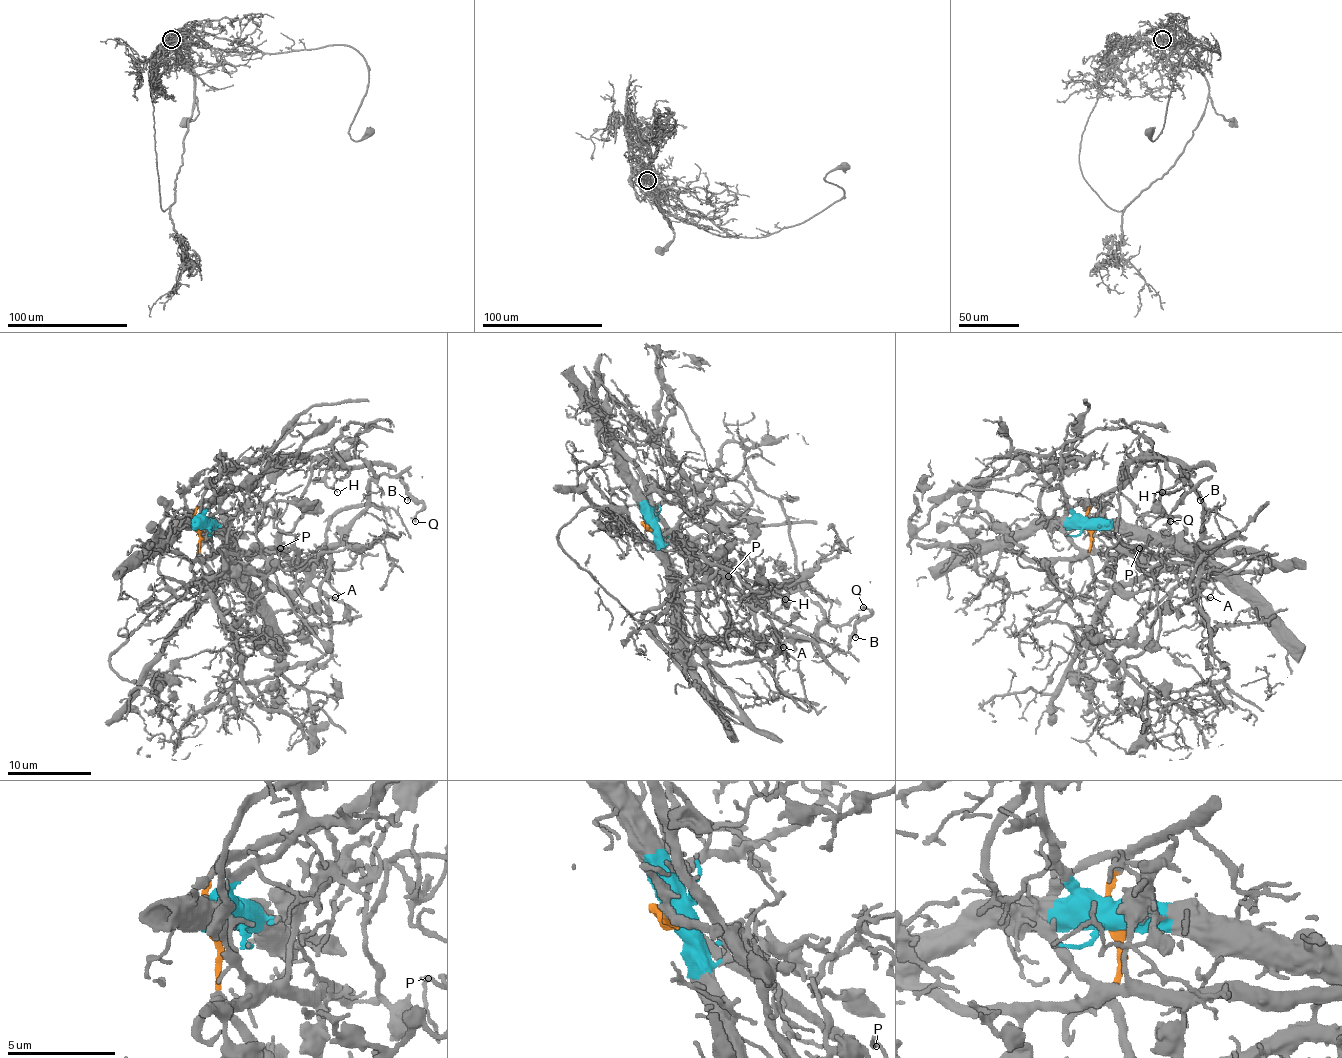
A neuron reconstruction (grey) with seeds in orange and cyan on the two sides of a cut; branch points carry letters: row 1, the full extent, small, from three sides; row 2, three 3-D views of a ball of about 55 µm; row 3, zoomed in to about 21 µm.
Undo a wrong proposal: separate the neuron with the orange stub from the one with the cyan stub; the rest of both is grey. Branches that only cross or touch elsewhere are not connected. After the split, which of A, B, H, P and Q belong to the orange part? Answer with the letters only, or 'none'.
B, H, Q

